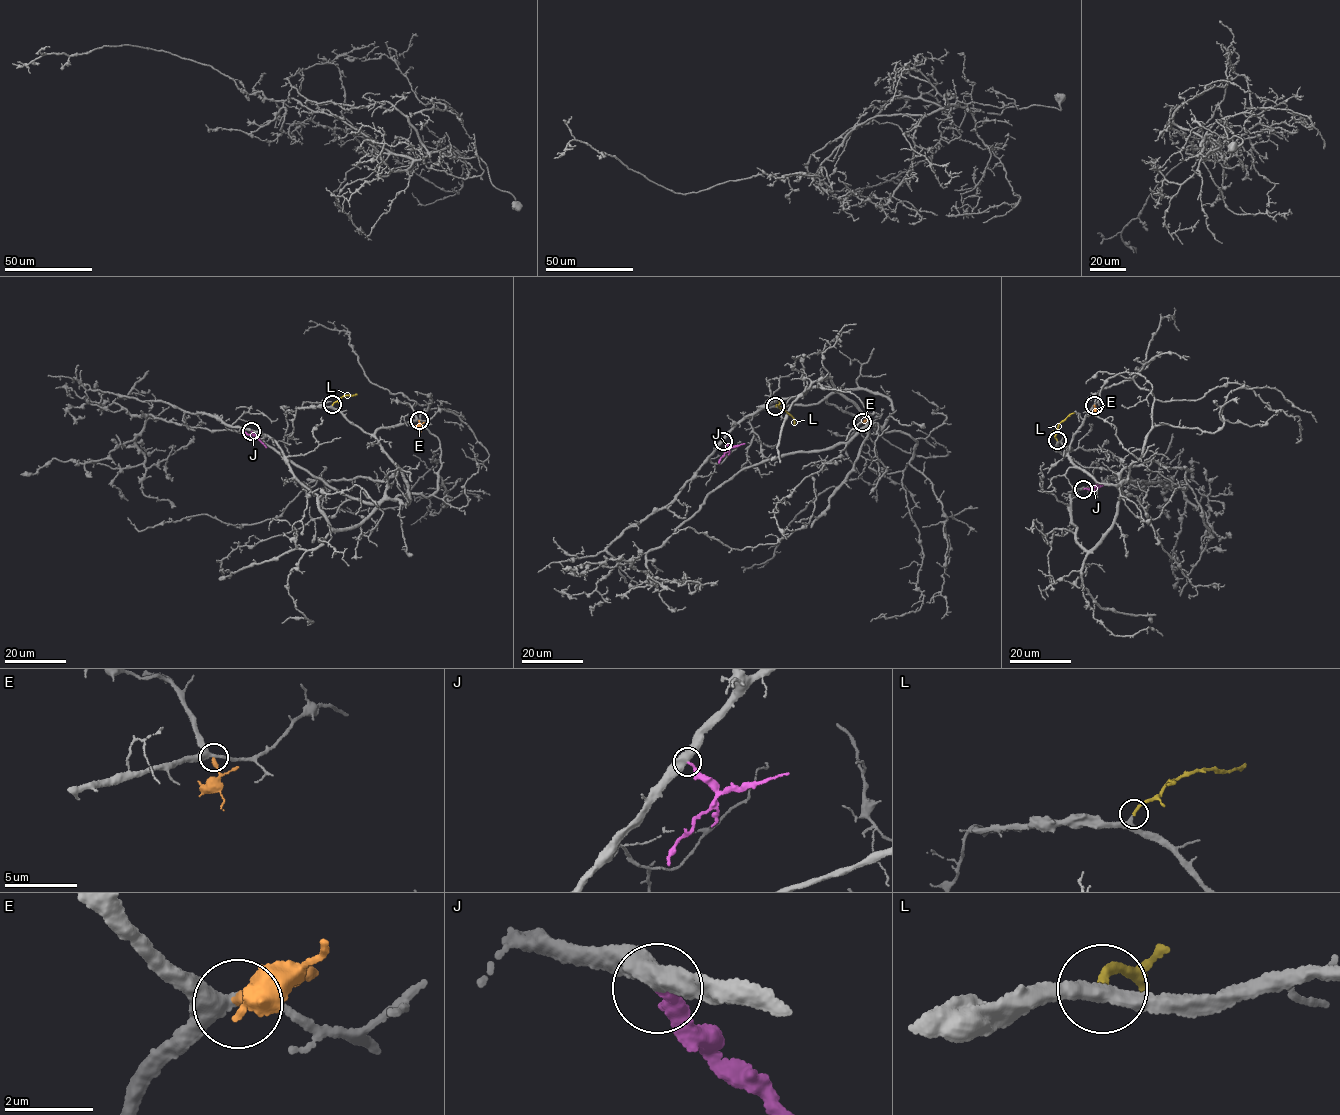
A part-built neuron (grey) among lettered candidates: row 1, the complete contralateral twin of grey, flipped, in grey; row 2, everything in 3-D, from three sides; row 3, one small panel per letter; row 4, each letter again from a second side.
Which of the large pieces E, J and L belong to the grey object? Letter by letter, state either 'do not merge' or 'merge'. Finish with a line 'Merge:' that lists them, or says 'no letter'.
E: do not merge
J: do not merge
L: merge
Merge: L

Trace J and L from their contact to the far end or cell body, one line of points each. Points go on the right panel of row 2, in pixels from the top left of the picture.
J: (1083, 489), (1103, 486)
L: (1056, 440), (1059, 423), (1074, 413)

